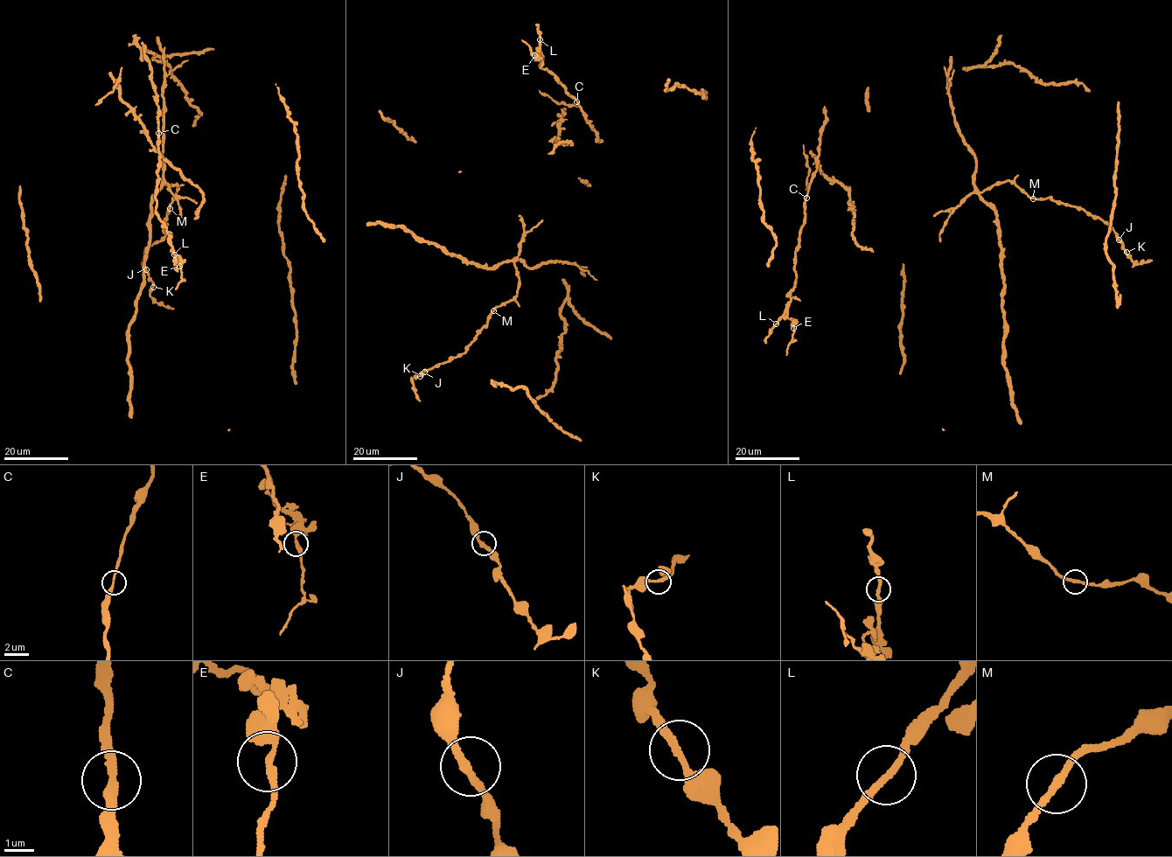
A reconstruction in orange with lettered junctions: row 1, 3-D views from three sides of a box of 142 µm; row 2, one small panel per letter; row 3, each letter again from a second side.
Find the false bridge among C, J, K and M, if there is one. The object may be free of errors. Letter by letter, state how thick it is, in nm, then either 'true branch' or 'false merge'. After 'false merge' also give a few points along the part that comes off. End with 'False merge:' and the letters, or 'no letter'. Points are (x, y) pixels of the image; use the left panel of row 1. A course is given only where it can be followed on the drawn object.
C: calibre 240 nm; true branch
J: calibre 260 nm; true branch
K: calibre 240 nm; true branch
M: calibre 240 nm; true branch
False merge: no letter

